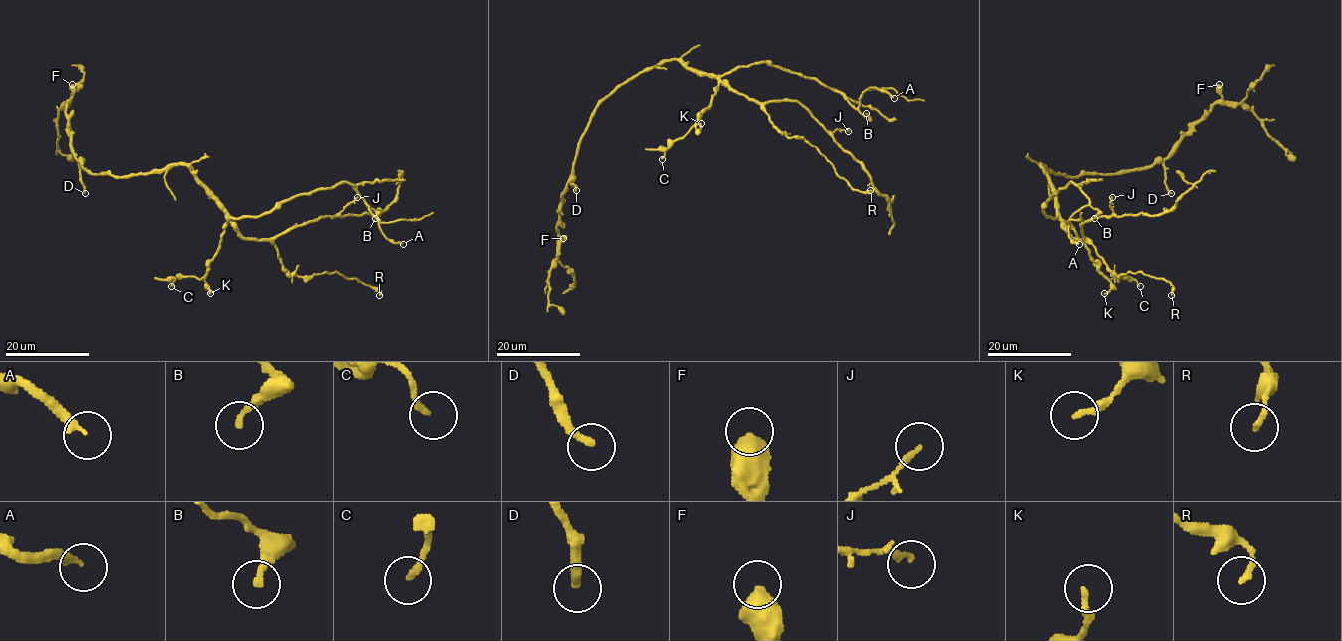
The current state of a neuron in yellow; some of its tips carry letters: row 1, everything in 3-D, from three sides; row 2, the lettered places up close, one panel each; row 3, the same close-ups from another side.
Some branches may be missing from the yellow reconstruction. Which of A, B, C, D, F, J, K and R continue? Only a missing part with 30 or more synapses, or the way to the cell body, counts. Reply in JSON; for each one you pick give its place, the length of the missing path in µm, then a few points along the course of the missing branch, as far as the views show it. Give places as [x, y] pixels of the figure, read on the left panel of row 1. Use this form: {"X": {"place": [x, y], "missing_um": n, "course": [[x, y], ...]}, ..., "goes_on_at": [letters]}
{"goes_on_at": []}

